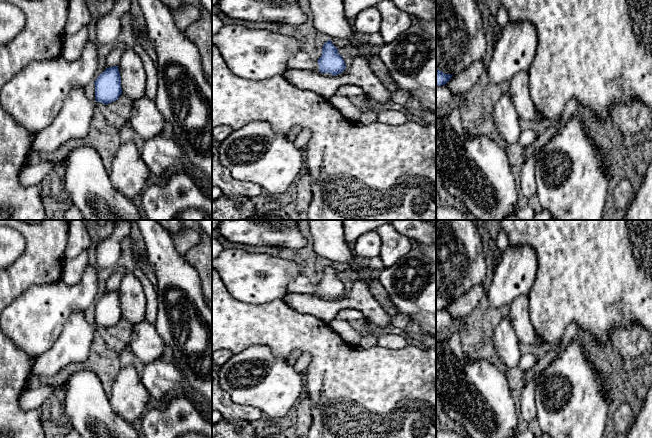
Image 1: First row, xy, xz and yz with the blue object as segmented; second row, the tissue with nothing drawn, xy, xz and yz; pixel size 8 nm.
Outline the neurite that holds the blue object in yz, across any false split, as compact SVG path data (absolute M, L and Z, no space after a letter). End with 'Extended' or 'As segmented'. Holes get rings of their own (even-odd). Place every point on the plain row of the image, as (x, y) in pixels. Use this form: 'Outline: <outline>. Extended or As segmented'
Outline: M436 293L436 310L445 309L453 299L445 298L440 294Z. As segmented

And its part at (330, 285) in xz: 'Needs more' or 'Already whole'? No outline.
Needs more

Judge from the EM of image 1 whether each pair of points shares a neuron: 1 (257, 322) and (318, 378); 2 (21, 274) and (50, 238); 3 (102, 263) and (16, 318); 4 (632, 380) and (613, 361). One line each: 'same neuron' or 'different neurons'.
1: same neuron
2: same neuron
3: different neurons
4: same neuron

